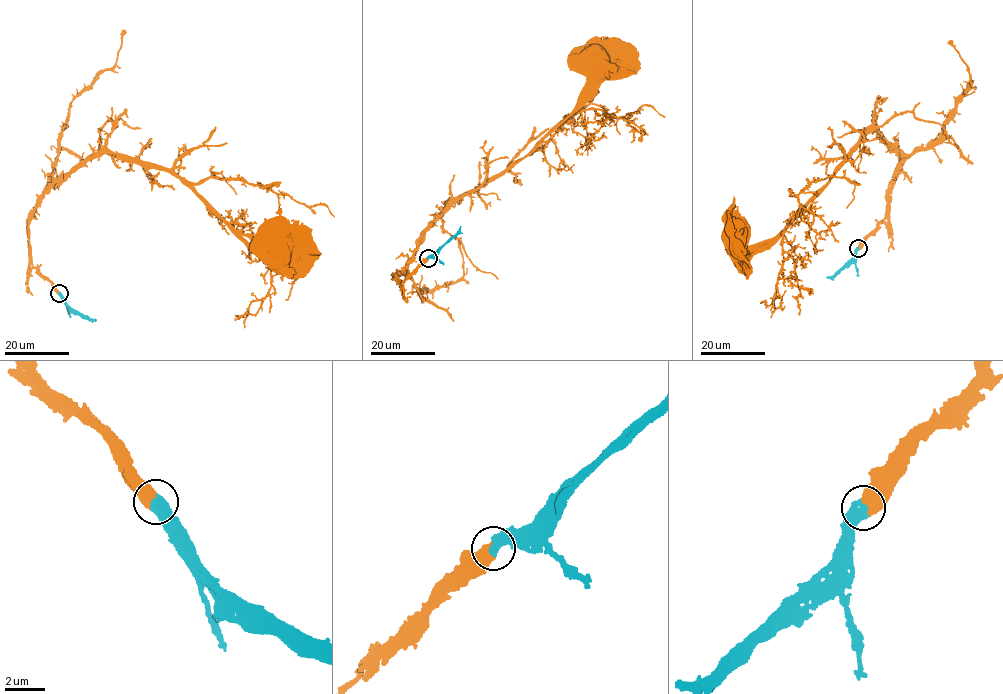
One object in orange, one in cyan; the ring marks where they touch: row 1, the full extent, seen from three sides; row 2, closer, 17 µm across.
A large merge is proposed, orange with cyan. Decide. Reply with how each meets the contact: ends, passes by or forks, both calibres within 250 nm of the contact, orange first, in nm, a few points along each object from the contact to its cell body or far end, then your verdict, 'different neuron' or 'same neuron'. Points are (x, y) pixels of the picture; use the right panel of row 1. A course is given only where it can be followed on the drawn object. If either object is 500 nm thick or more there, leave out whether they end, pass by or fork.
600/600 nm | orange via (858, 248), (883, 219), (901, 156), (871, 129), (775, 238), (744, 246), (735, 238), (743, 228), (738, 230) | cyan via (858, 248), (847, 262), (826, 277) | same neuron

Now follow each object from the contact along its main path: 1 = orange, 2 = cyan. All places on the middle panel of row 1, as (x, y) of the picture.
1: (427, 258), (403, 280), (393, 276), (445, 209), (531, 152), (575, 107), (587, 80), (580, 66), (593, 59)
2: (428, 258), (461, 226)

